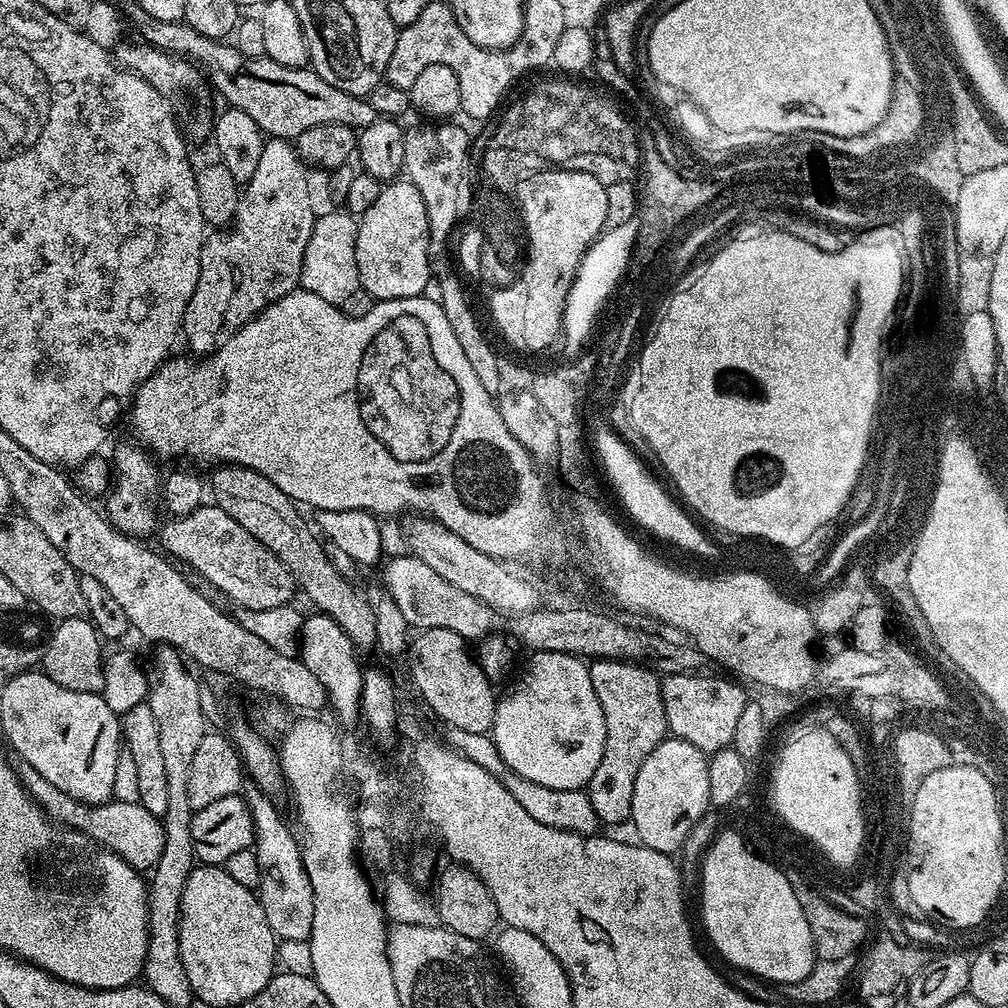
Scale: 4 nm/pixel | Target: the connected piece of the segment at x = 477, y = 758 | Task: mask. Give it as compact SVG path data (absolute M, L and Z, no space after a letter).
M448 724L442 730L443 737L441 739L447 747L457 751L461 756L467 757L468 760L500 779L526 814L529 814L534 821L541 822L544 826L566 829L584 835L593 835L599 829L599 820L585 791L581 789L554 790L552 787L542 786L541 783L530 782L529 779L522 778L517 772L510 771L489 733L472 734Z

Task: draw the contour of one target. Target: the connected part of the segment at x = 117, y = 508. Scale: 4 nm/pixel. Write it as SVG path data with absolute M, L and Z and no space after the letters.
M131 443L118 445L110 455L114 483L106 496L106 515L116 531L140 542L145 539L143 536L148 536L151 532L153 535L158 528L158 521L152 517L152 495L161 491L162 472L156 469L157 461L139 443Z

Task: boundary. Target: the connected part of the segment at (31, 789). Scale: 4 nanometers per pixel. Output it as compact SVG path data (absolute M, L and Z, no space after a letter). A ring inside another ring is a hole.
M19 761L16 766L20 784L41 809L44 815L59 827L74 831L94 840L96 845L115 853L138 872L156 867L165 844L163 821L152 814L139 801L126 802L119 798L101 804L84 804L70 798L52 782L46 781L29 763ZM82 833L82 834L81 834Z

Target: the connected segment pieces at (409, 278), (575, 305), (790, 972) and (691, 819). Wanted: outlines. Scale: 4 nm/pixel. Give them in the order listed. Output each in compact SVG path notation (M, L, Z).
M404 178L385 183L374 206L359 217L356 226L360 288L368 291L376 302L421 295L430 278L428 235L426 204L419 190Z
M635 219L614 226L605 227L604 231L597 236L596 241L588 247L588 252L580 260L580 269L576 271L576 281L568 295L568 301L564 307L564 323L562 325L563 338L571 339L571 347L577 345L577 341L588 332L589 321L596 312L597 305L612 288L613 281L619 273L627 271L631 262L633 249L636 246L636 238L639 234L639 226Z
M739 831L724 832L712 844L704 860L704 873L700 876L700 912L704 915L704 928L712 944L733 964L752 976L773 980L787 986L806 978L818 957L812 944L812 931L804 917L802 906L788 889L786 878L771 860L757 854Z
M665 738L660 745L653 750L650 758L646 758L646 762L642 762L642 770L638 770L638 778L634 778L634 802L632 803L632 819L630 821L631 827L636 827L635 839L639 843L645 844L650 850L658 850L659 852L667 852L669 854L676 854L676 851L683 846L688 840L688 835L692 832L692 827L699 822L704 816L704 811L709 811L710 805L708 799L710 798L710 774L708 773L708 756L703 752L699 752L694 746L690 746L690 742L685 740L678 740L675 738Z

